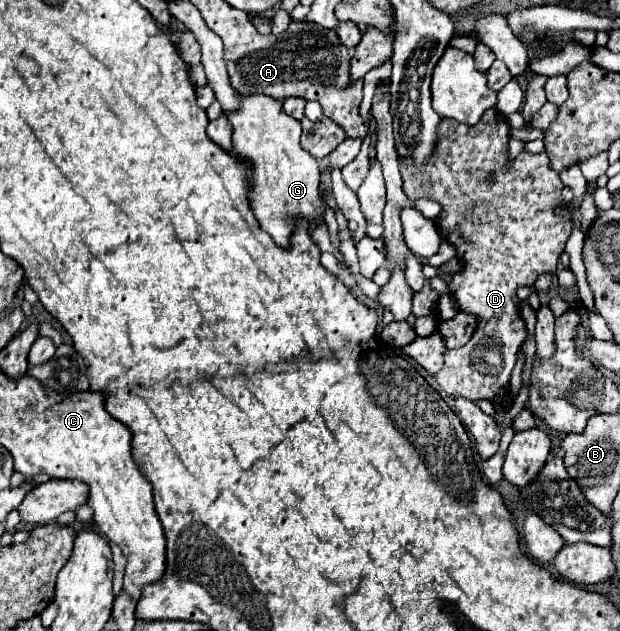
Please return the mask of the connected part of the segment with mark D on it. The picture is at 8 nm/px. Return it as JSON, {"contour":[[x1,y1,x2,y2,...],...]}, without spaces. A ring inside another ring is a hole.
{"contour":[[489,108,475,126,441,118,429,162,415,164,413,158,399,158,403,192,407,194,407,198,413,202,427,198,441,204,435,226,439,236,453,244,453,248,457,250,459,268,457,272,439,272,439,278,447,282,453,300,459,304,457,308,461,312,477,316,477,326,471,340,457,350,447,350,445,366,435,374,437,384,449,396,463,396,467,400,491,400,491,396,495,396,495,388,501,388,509,382,517,352,527,338,525,320,517,306,517,288,533,286,537,276,545,272,555,274,559,254,563,252,571,232,571,224,555,216,553,212,553,208,563,202,563,184,559,174,549,168,547,154,531,154,523,150,515,160,509,160,509,130,511,128,507,124,507,118,501,116,495,108]]}

